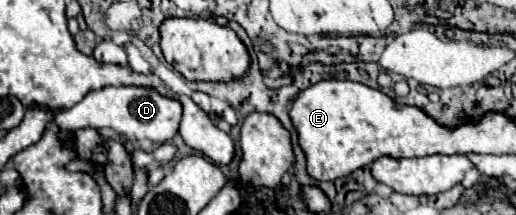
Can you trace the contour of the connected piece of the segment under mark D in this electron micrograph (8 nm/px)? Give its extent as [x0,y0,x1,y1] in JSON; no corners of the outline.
[54,86,182,144]

